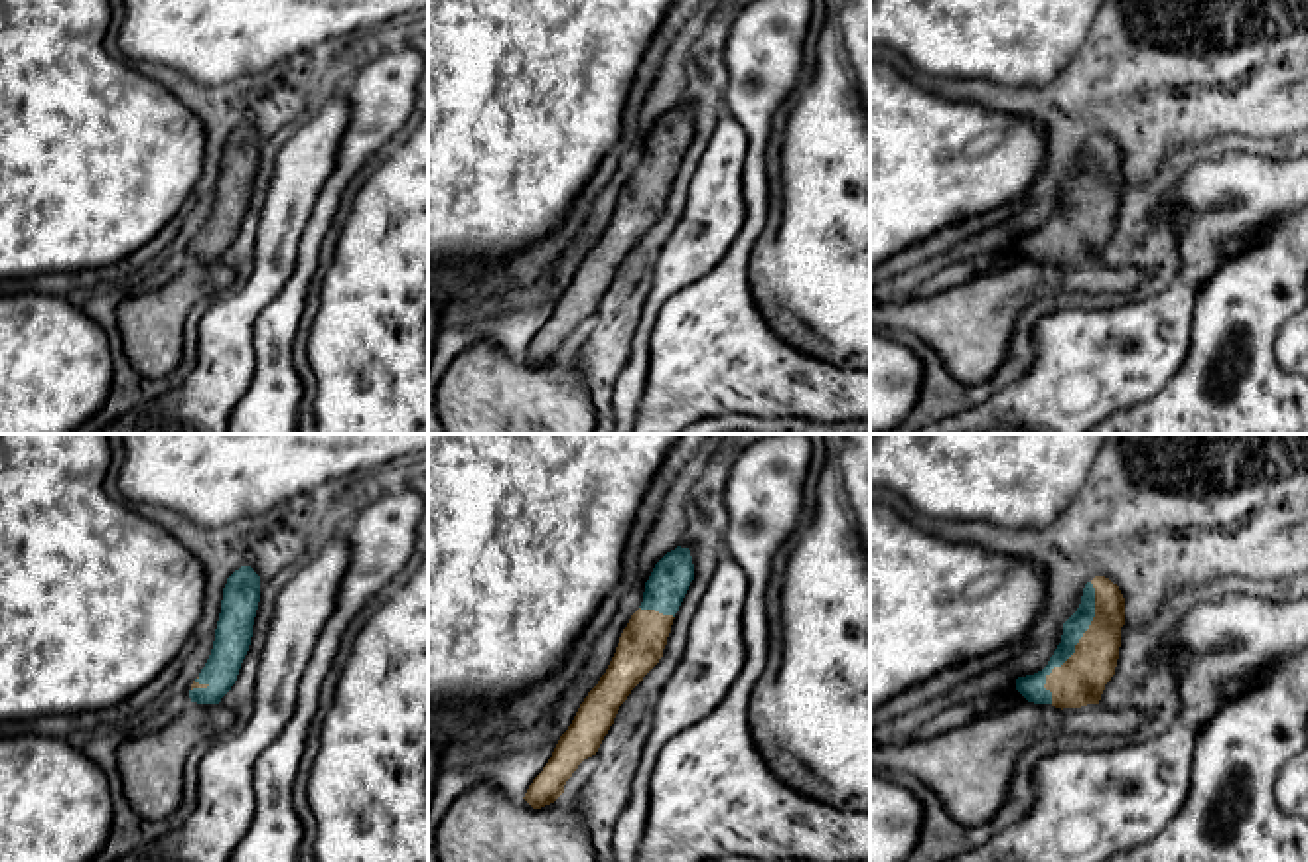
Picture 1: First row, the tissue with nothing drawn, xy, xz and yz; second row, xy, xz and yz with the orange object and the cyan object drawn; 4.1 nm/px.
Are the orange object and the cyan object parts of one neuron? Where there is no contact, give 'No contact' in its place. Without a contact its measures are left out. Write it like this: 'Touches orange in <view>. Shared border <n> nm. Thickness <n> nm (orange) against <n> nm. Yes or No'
Touches orange in yz. Shared border 500 nm. Thickness 200 nm (orange) against 100 nm. Yes

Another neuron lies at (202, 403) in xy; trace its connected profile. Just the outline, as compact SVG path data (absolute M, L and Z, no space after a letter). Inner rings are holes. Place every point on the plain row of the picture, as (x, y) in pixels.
M345 89L331 95L280 148L266 203L256 227L254 268L247 282L217 298L201 318L197 363L193 371L164 395L144 402L95 434L227 434L229 416L254 375L254 322L282 292L298 264L302 233L322 187L335 168L337 148L349 122Z

